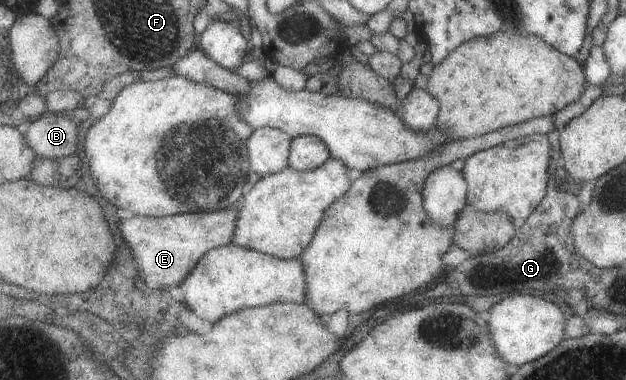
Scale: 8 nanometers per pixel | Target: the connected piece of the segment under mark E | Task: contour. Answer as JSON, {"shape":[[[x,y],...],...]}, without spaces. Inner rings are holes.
{"shape":[[[239,208],[168,217],[137,215],[129,220],[125,219],[119,228],[121,236],[133,252],[142,277],[154,289],[164,289],[181,286],[210,250],[233,243],[239,217]]]}

